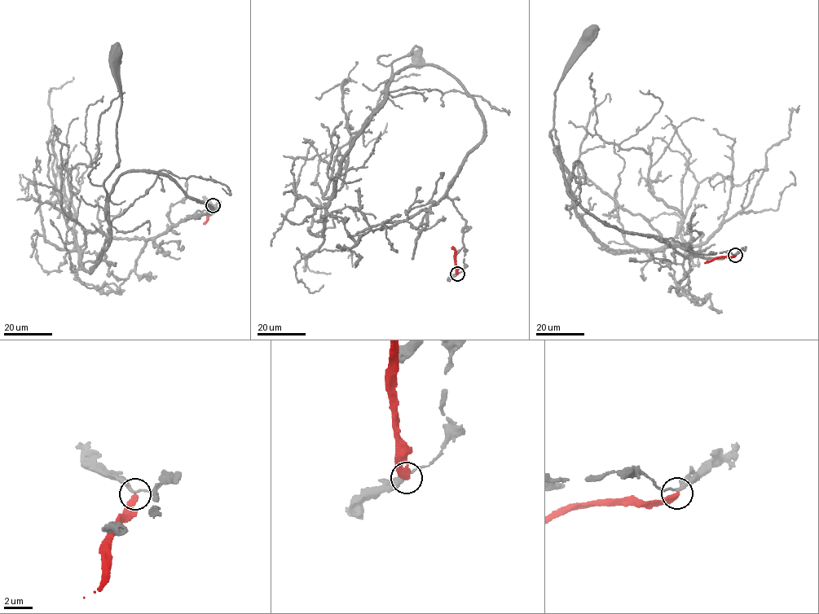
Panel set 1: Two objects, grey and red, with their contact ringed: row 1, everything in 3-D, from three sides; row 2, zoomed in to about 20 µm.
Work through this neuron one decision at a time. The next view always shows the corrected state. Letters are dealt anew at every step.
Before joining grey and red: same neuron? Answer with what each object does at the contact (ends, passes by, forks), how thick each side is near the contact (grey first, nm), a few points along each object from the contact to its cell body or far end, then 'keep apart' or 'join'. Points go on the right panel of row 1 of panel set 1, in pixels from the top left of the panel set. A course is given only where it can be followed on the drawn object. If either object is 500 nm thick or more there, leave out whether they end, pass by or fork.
grey passes by | red ends | 200/400 nm | grey via (735, 255), (622, 232), (567, 190), (550, 132), (555, 91), (588, 35) | red via (735, 255), (717, 257), (704, 263) | keep apart

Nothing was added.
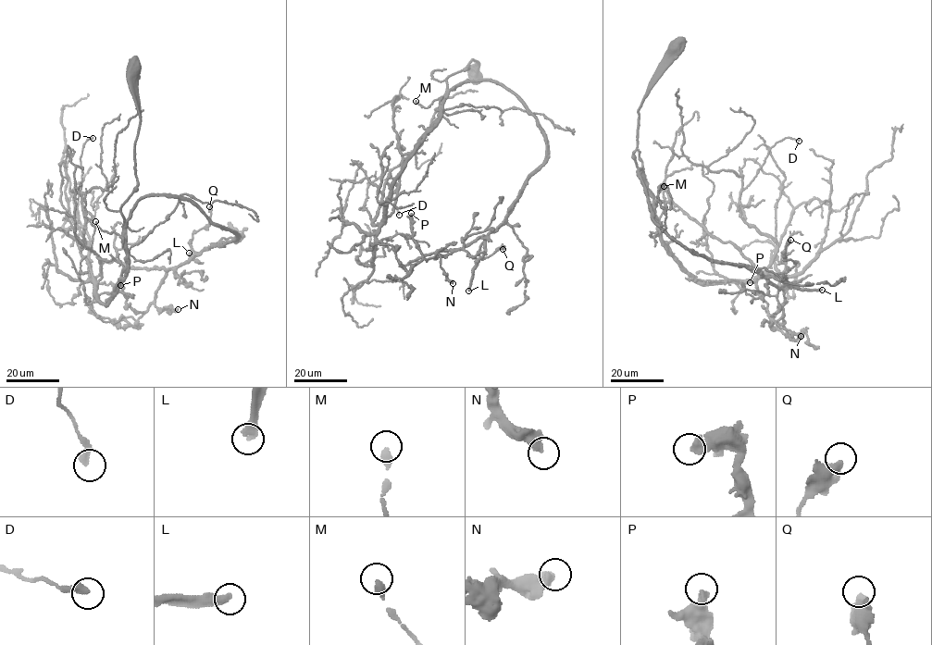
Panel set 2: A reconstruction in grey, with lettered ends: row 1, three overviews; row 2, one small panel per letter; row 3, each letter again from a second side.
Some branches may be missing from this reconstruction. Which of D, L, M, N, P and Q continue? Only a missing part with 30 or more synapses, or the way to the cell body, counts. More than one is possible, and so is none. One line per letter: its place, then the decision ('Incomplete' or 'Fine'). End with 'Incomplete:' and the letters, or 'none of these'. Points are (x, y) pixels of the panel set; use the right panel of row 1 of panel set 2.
D: Place: (799, 141). Fine
L: Place: (822, 290). Incomplete
M: Place: (664, 186). Fine
N: Place: (801, 336). Fine
P: Place: (750, 282). Fine
Q: Place: (790, 240). Fine
Incomplete: L

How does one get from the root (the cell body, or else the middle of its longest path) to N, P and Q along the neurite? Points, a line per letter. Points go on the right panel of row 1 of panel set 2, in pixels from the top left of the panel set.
N: (675, 48), (638, 111), (634, 158), (652, 217), (688, 249), (743, 265), (781, 288), (776, 322), (801, 336)
P: (675, 48), (638, 111), (647, 189), (639, 177), (669, 236), (781, 288), (784, 323), (750, 282)
Q: (675, 48), (638, 111), (634, 158), (652, 217), (688, 249), (765, 276), (795, 265), (784, 254), (790, 240)

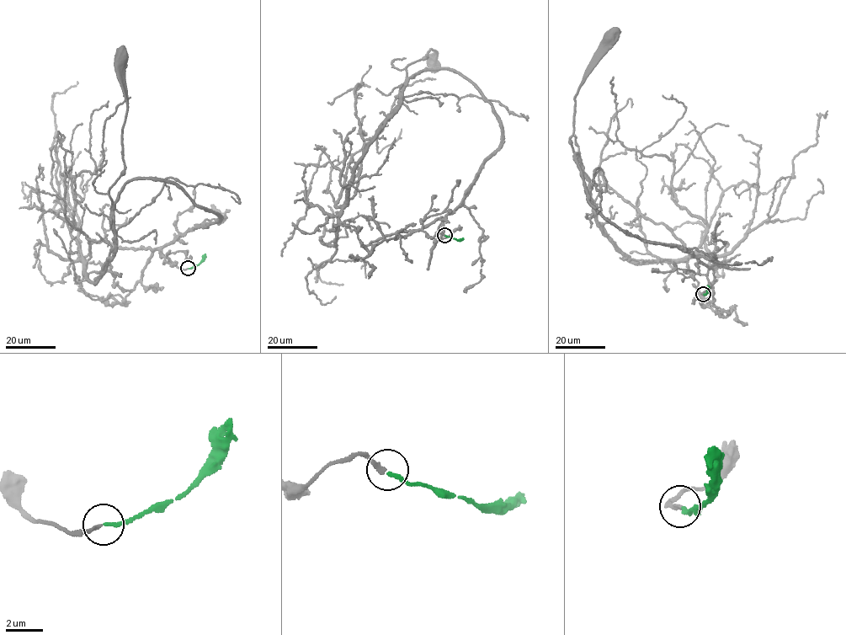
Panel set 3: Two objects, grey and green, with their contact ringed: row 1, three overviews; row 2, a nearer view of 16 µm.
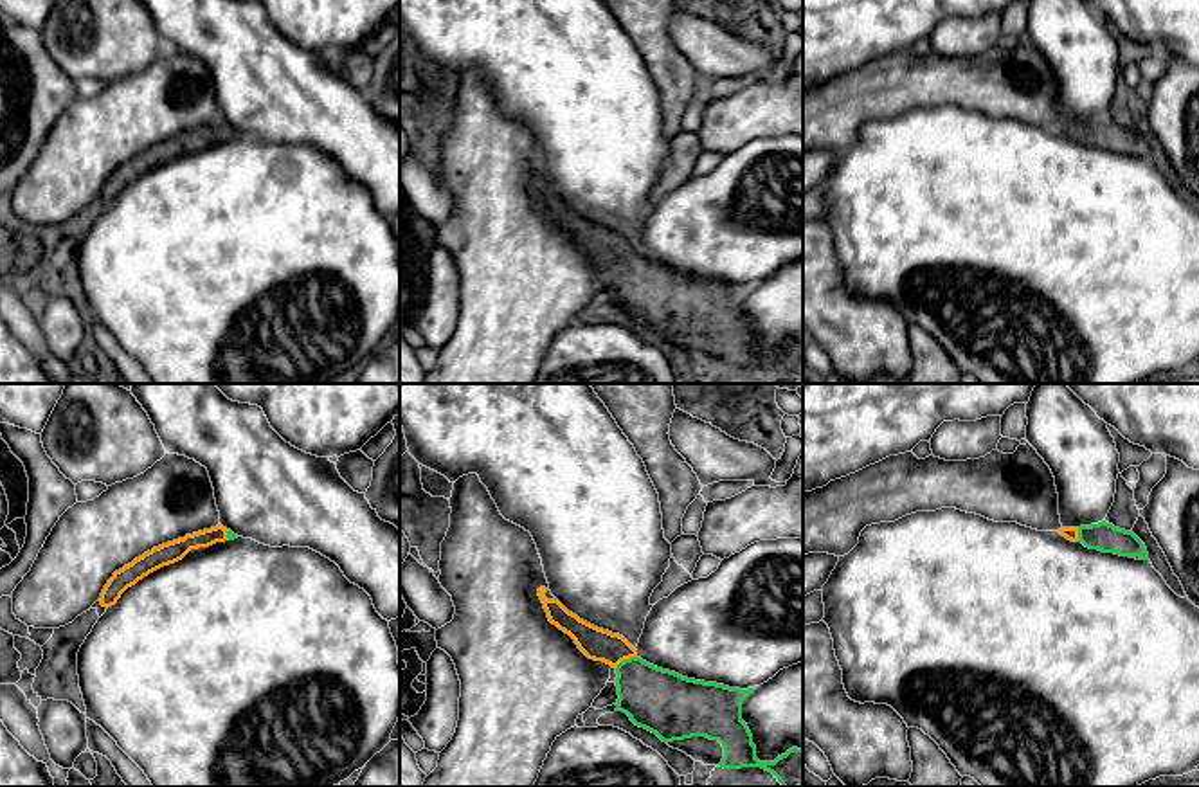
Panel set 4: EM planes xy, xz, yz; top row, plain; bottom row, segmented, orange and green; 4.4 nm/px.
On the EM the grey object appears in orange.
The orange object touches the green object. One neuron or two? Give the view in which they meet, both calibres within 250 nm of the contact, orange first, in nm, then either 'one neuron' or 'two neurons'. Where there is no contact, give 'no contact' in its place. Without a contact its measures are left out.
xz | 140/280 nm | one neuron

